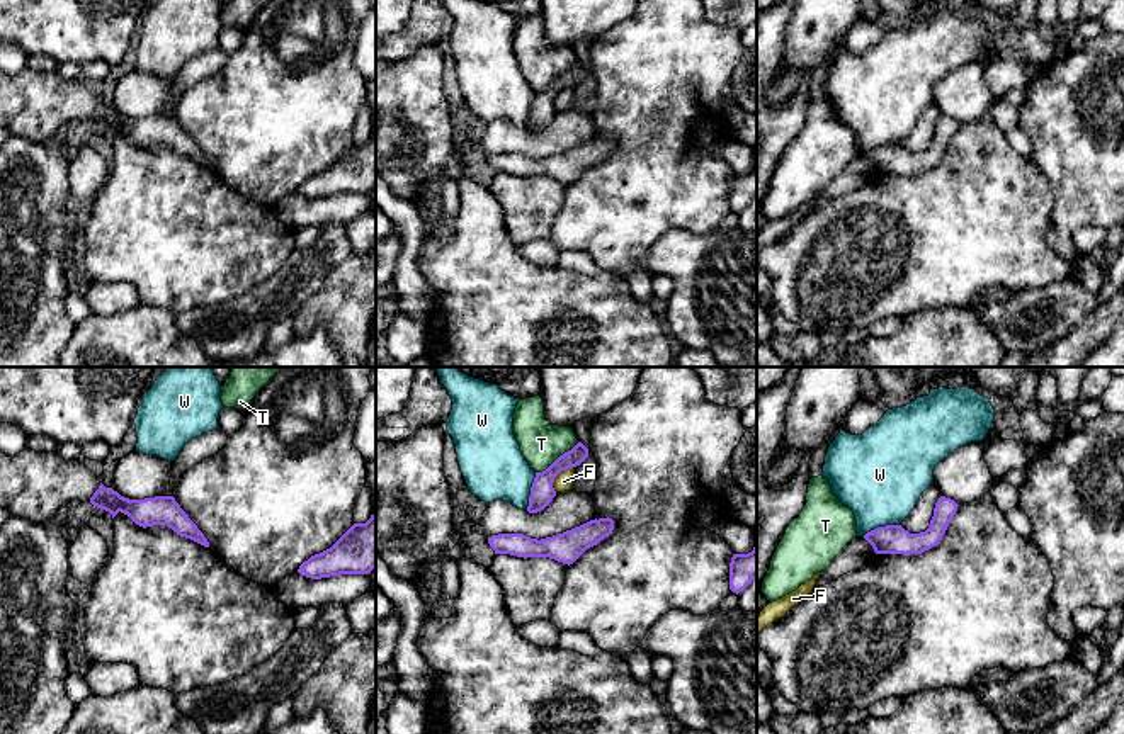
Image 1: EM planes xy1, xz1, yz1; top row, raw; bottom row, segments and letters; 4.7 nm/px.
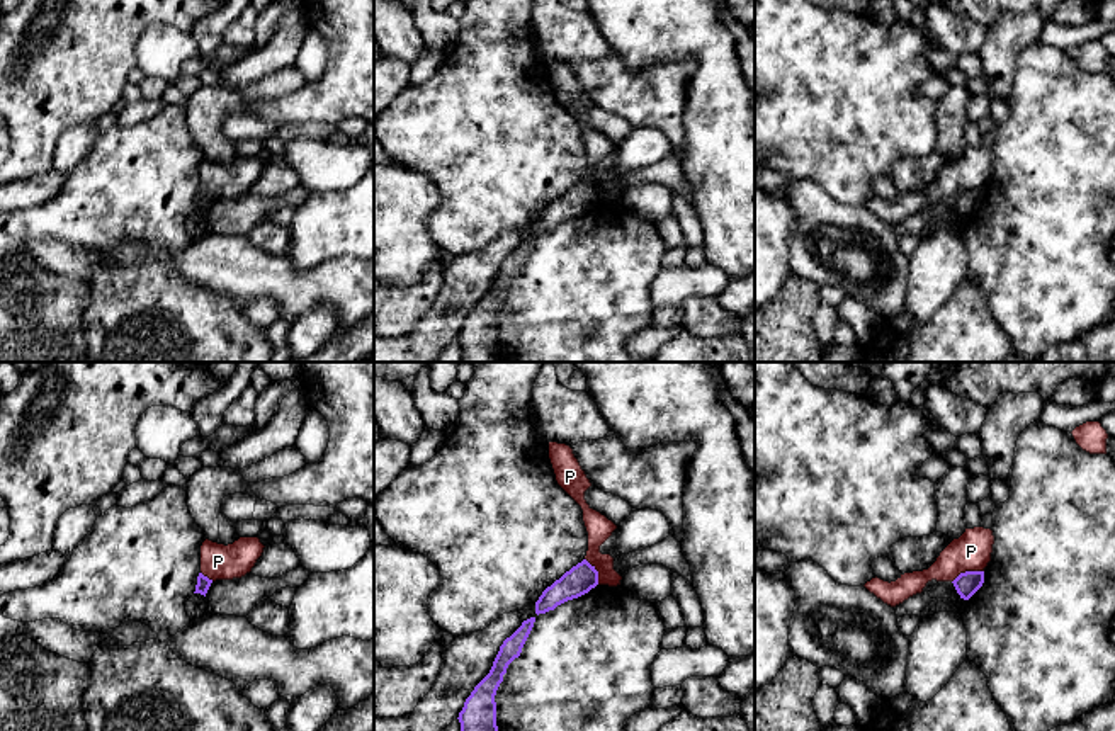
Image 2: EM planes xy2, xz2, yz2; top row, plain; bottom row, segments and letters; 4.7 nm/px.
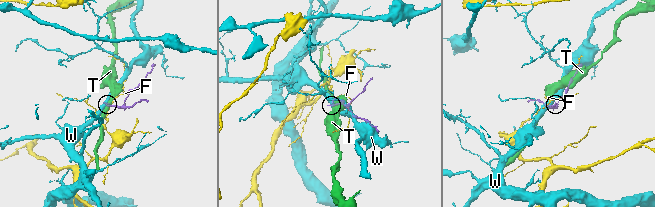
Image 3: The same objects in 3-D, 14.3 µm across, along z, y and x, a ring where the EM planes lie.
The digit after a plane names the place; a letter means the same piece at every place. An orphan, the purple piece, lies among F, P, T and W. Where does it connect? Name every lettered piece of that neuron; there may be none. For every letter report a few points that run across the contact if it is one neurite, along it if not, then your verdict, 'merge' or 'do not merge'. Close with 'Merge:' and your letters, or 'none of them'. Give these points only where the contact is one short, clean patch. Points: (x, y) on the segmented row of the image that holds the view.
F: xz1 (573, 466), (555, 478), (555, 491) | do not merge
P: do not merge
T: xz1 (579, 442), (536, 473) | do not merge
W: xz1 (536, 473), (526, 510) | do not merge
Merge: none of them

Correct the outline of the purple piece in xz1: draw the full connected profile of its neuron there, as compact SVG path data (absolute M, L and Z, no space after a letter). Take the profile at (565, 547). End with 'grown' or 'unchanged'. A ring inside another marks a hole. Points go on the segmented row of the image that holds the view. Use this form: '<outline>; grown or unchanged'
M595 518L563 534L531 539L524 534L498 534L488 537L495 554L510 554L517 557L549 557L563 564L573 564L587 549L597 545L614 530L612 518Z; unchanged

